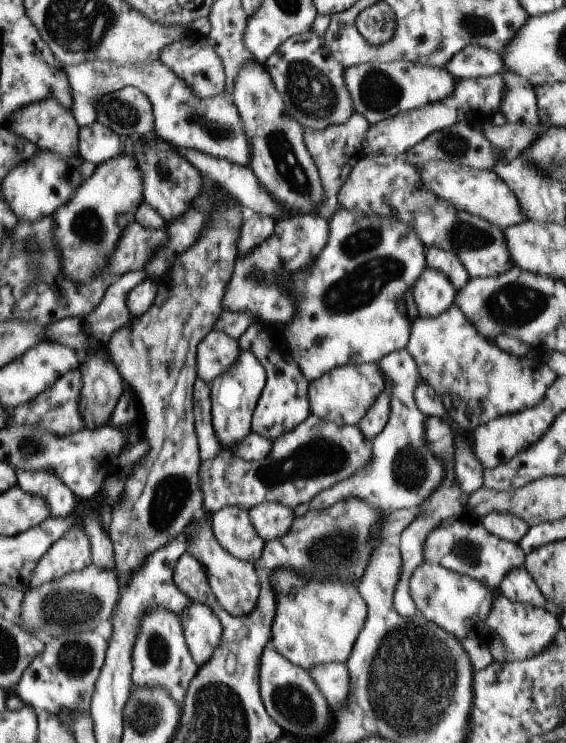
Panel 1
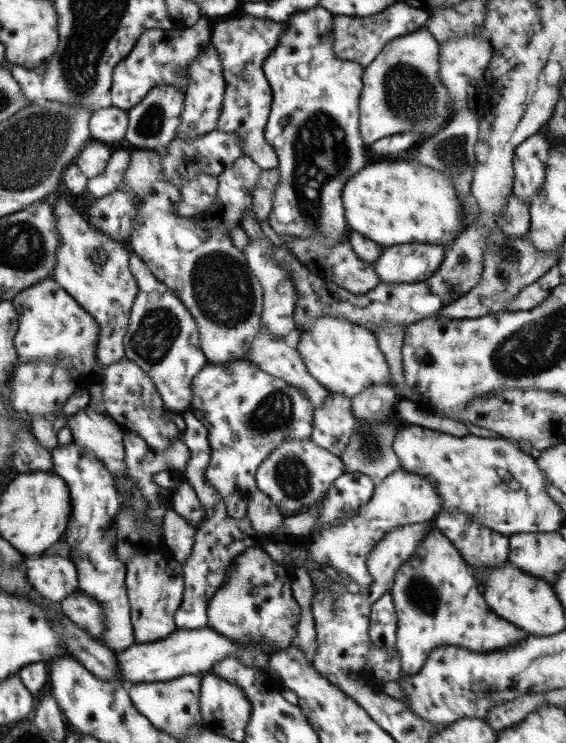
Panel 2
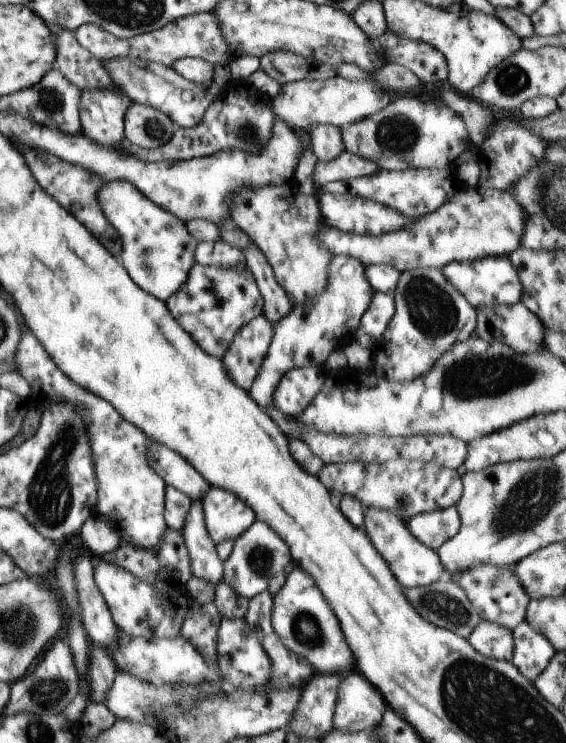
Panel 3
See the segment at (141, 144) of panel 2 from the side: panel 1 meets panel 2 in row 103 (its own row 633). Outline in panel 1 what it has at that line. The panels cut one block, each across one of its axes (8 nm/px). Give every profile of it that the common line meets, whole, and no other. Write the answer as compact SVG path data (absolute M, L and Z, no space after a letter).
M153 608L145 612L145 616L139 622L139 630L133 640L133 646L131 646L131 666L132 686L161 688L175 700L175 704L181 706L189 680L196 676L198 666L193 662L187 650L178 615L163 608Z

